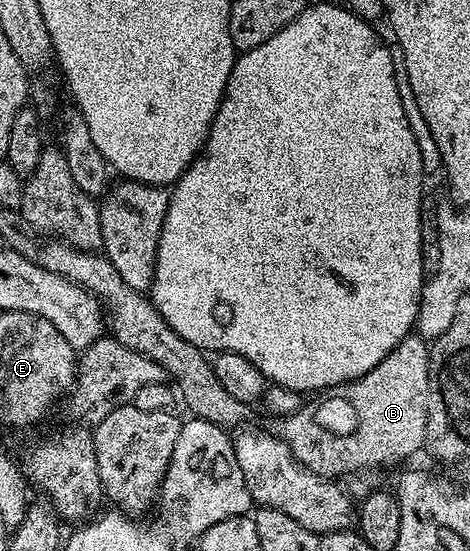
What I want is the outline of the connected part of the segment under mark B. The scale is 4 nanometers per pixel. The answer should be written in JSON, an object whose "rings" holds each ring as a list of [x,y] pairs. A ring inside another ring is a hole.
{"rings":[[[404,338],[372,371],[311,396],[295,413],[277,418],[276,435],[308,471],[343,479],[361,469],[378,469],[410,457],[426,445],[430,345],[424,338]]]}

